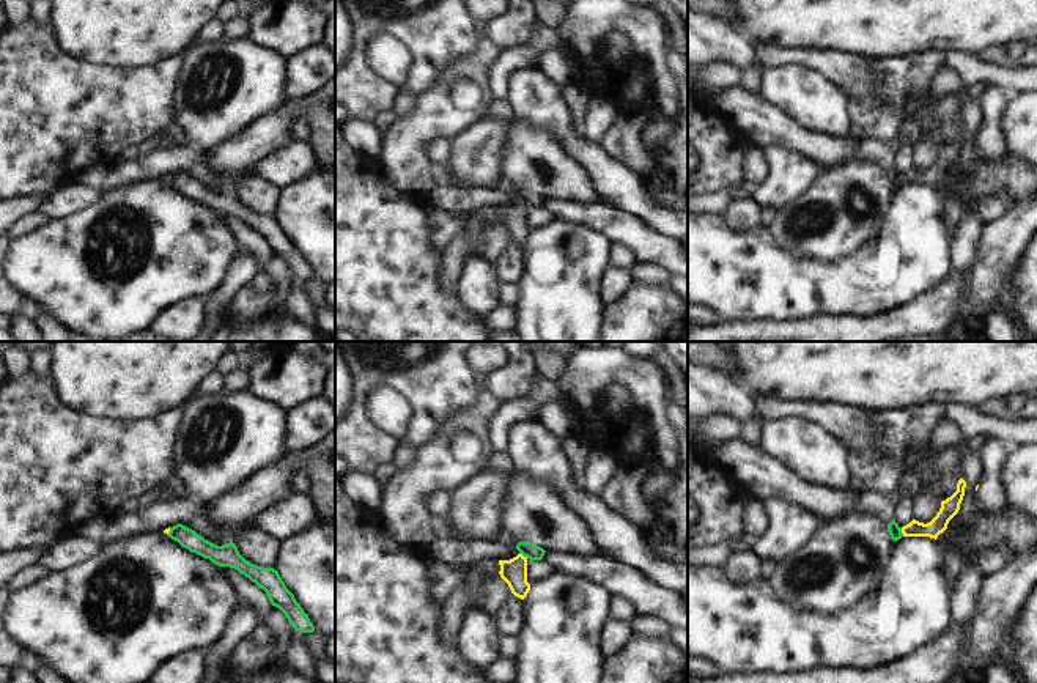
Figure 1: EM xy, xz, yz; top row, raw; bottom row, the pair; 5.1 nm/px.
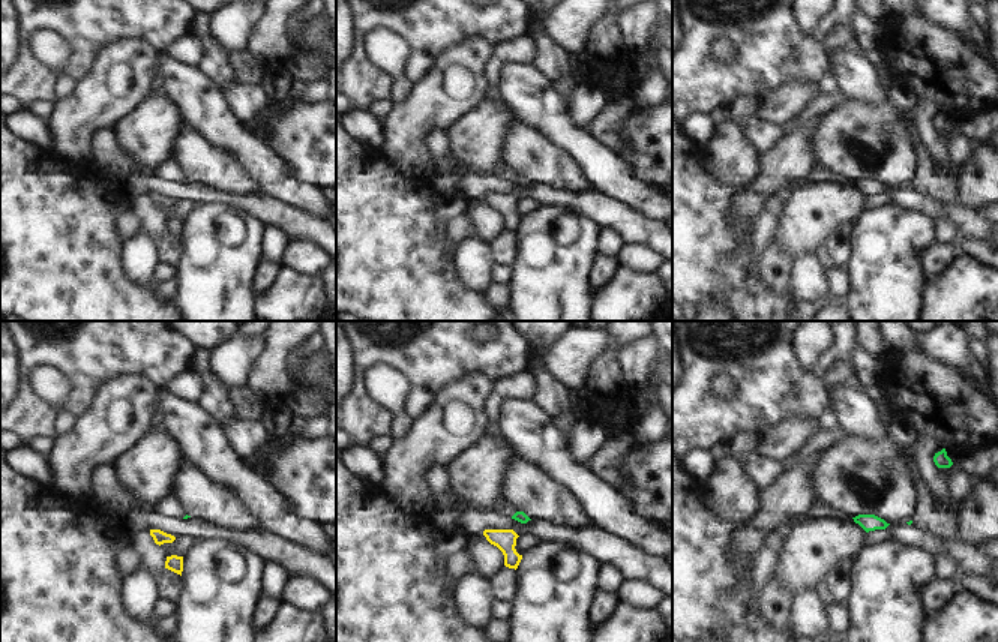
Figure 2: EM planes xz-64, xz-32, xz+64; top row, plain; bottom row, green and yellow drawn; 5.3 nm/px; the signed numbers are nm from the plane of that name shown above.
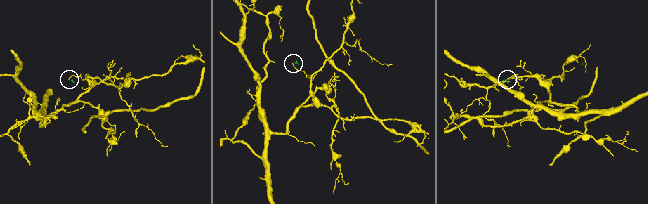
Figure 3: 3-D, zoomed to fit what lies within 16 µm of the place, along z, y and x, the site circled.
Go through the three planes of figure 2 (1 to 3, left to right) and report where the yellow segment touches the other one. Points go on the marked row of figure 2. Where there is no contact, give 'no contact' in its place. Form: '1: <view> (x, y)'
1: no contact
2: no contact
3: no contact

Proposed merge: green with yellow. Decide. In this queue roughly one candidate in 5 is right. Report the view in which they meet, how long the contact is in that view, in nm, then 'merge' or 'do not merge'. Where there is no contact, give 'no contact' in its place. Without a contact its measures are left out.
contact in yz; length 50 nm; do not merge

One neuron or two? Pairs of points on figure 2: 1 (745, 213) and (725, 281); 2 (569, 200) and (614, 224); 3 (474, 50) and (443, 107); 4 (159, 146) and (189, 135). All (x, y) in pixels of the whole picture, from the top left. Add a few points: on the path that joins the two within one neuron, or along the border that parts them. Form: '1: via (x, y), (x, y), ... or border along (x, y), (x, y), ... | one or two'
1: border along (745, 188), (739, 198), (737, 218), (748, 225) | two
2: via (580, 201), (593, 203), (604, 213) | one
3: via (456, 56), (440, 69), (437, 89) | one
4: border along (186, 125), (171, 155) | two

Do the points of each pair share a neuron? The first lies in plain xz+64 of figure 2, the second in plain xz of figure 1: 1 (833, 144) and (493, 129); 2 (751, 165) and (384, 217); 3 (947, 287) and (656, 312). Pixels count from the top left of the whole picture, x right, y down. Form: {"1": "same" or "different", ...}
{"1": "different", "2": "different", "3": "same"}

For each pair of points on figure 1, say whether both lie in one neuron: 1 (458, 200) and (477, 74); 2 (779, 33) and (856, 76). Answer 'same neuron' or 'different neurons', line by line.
1: different neurons
2: different neurons

